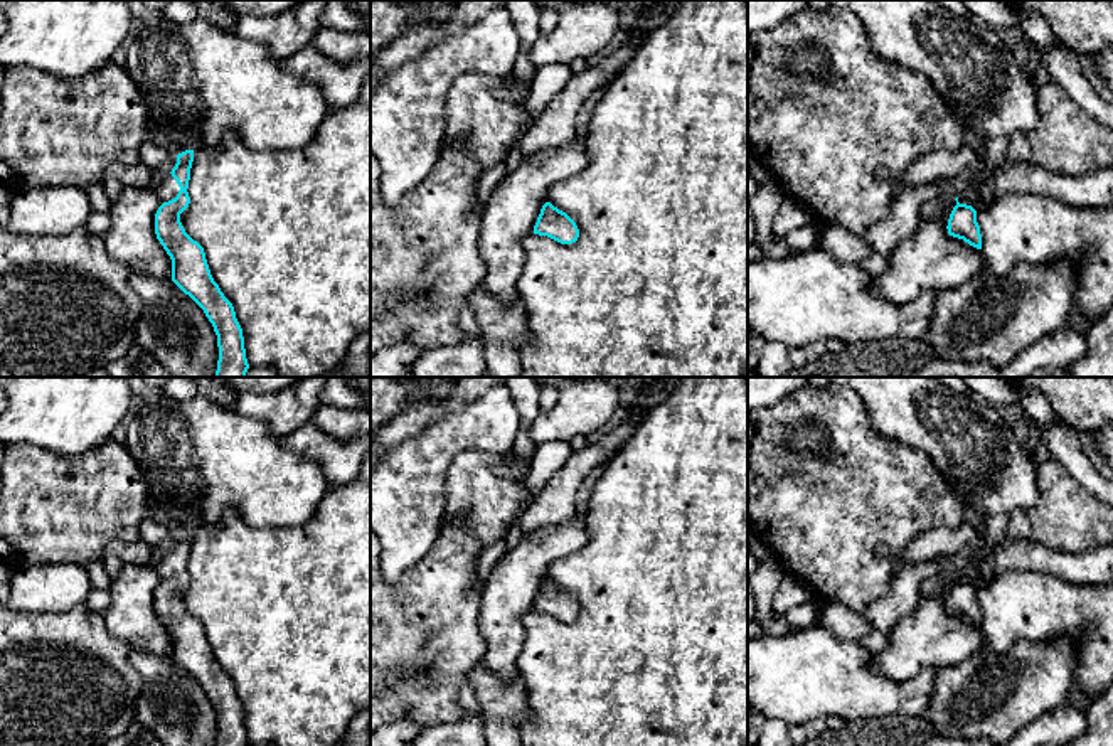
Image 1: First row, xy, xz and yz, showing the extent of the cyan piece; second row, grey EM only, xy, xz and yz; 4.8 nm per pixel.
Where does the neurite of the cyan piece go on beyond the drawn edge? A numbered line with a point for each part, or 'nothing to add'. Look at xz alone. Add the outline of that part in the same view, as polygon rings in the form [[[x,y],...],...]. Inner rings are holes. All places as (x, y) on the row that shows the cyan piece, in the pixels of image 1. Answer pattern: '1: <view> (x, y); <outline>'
nothing to add

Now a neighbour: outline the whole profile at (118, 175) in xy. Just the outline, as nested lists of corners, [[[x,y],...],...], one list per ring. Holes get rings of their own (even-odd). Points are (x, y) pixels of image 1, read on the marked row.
[[[109,162],[103,172],[101,185],[111,200],[114,200],[126,189],[152,187],[152,170],[141,162]]]

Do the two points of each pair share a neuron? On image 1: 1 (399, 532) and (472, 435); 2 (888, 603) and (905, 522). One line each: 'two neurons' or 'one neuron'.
1: one neuron
2: two neurons

